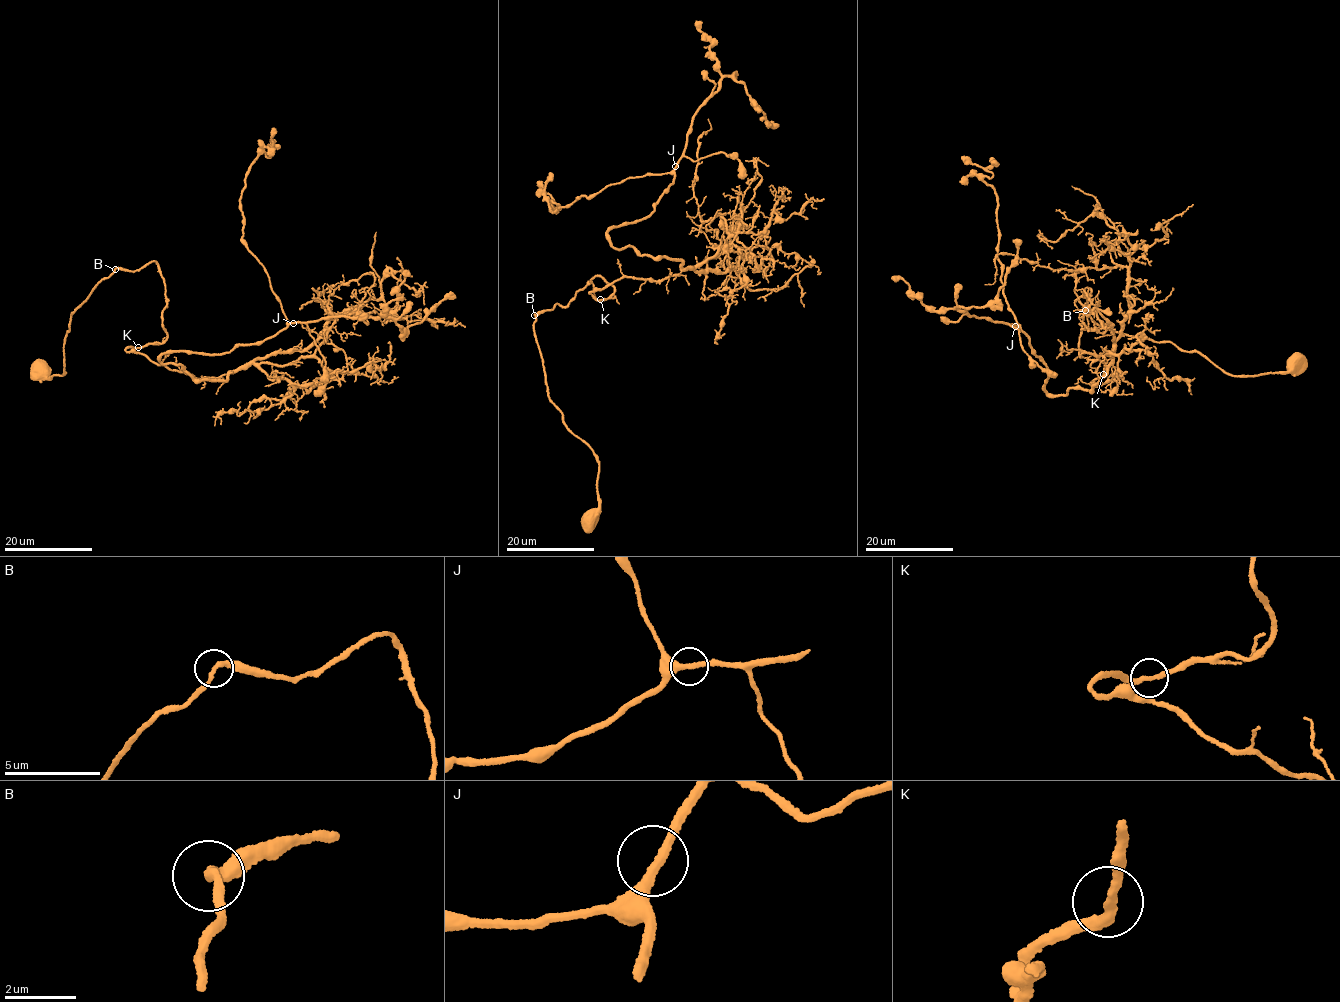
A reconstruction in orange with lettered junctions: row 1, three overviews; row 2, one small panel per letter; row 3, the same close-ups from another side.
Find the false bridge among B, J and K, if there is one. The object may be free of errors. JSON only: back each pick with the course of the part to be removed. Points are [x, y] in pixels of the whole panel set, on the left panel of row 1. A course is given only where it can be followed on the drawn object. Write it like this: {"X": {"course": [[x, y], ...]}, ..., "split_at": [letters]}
{"split_at": []}

